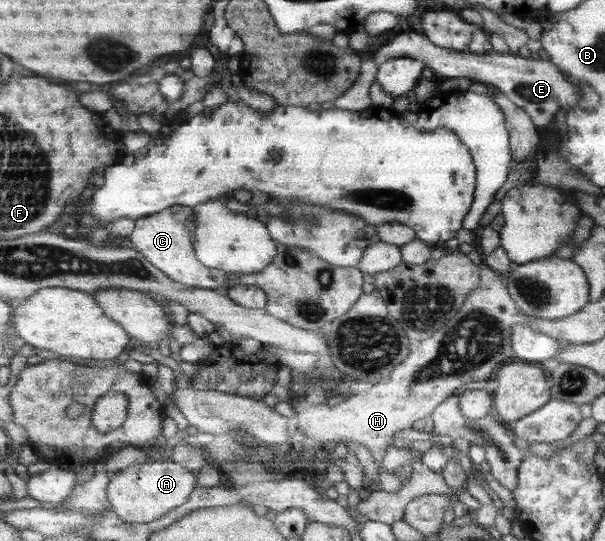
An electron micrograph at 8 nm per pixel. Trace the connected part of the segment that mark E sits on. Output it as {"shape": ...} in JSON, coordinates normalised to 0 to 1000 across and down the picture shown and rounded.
{"shape":[[[671,52],[650,72],[641,74],[638,81],[631,81],[625,92],[607,96],[603,104],[628,122],[658,105],[691,109],[716,128],[721,146],[769,142],[774,152],[802,155],[833,172],[843,187],[869,205],[881,227],[889,233],[899,233],[914,224],[927,198],[939,205],[949,200],[949,192],[959,185],[954,159],[940,153],[936,142],[922,131],[922,124],[909,116],[909,111],[866,107],[856,100],[835,100],[815,91],[810,92],[810,98],[802,100],[785,100],[767,92],[754,94],[734,83],[719,81],[701,59],[691,55],[681,57]]]}

